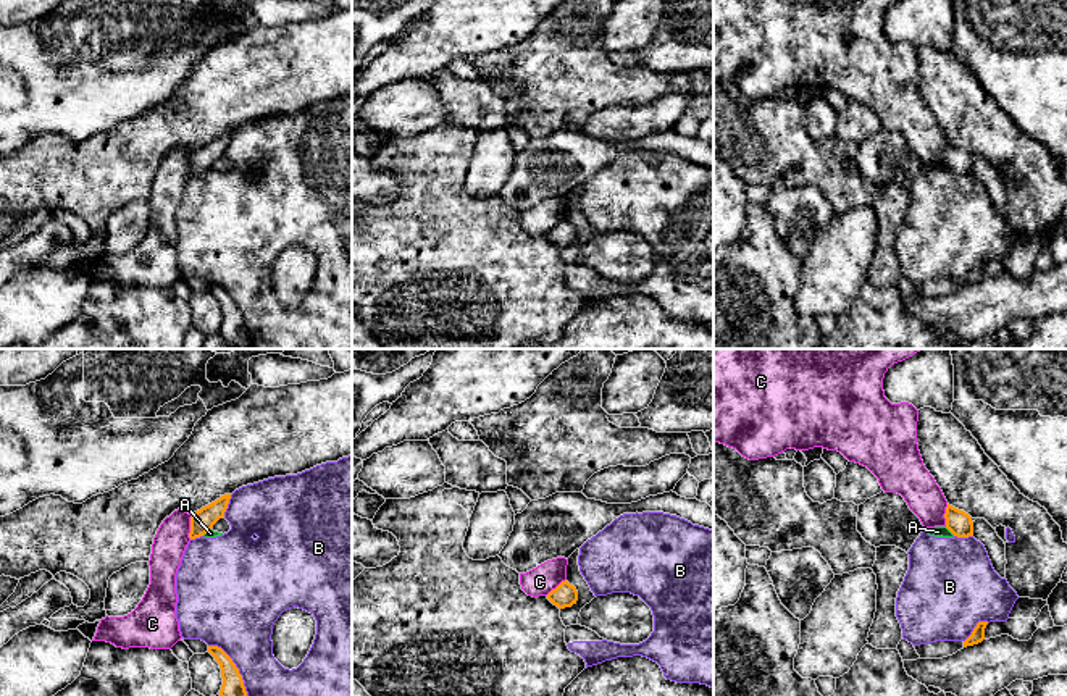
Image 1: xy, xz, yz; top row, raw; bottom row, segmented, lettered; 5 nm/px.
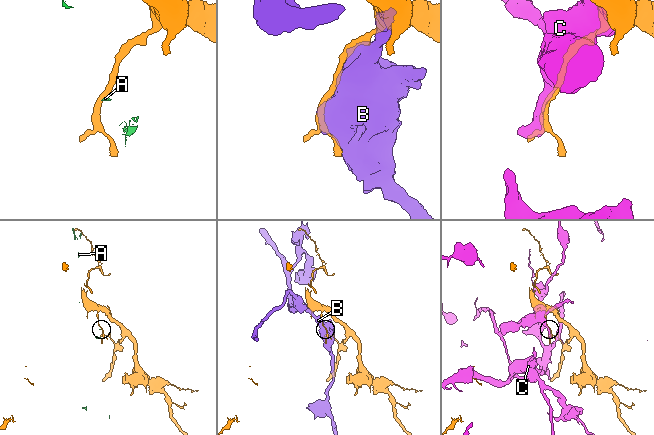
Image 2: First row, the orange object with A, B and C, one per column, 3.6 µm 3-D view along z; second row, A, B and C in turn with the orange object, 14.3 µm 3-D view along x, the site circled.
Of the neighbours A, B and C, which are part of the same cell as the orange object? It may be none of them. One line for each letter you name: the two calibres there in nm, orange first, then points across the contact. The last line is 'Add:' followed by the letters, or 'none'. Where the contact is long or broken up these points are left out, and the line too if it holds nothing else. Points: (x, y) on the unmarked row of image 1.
Add: none

